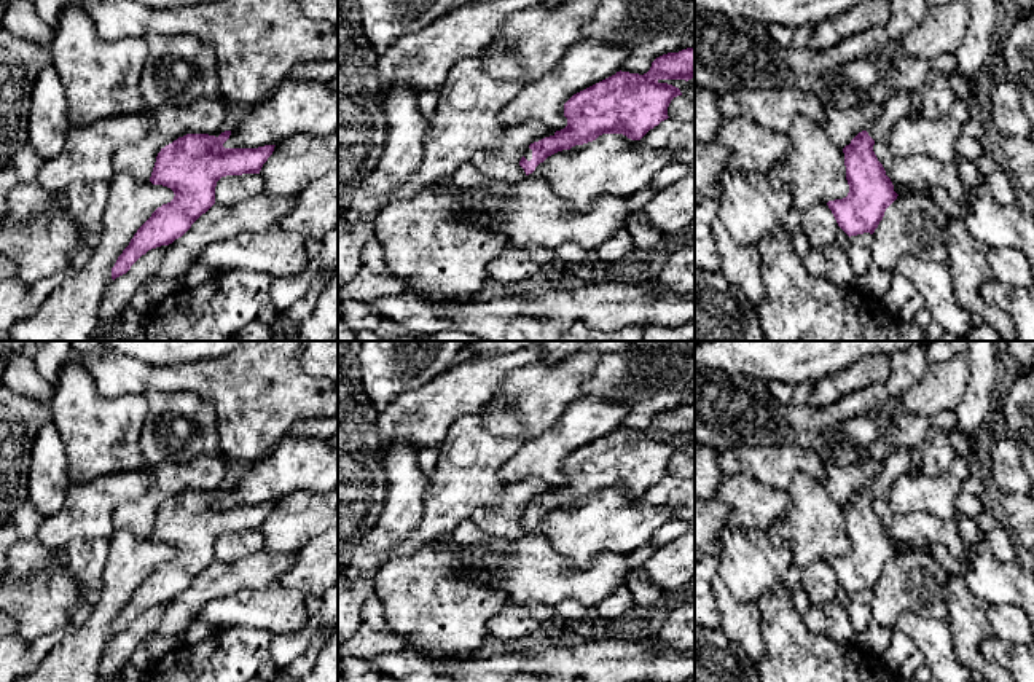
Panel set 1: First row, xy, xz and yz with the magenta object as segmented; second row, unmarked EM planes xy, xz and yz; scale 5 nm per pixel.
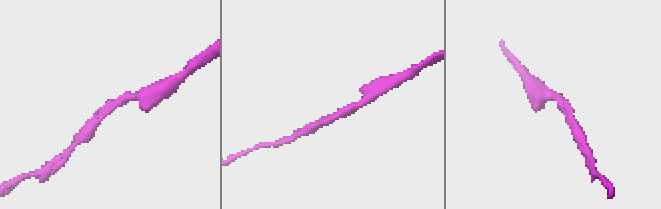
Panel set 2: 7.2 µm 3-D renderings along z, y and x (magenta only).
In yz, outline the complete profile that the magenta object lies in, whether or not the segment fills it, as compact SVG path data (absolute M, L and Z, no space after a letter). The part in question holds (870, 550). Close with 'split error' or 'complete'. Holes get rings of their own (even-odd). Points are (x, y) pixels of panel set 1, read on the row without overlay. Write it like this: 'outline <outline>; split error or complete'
outline M899 449L881 461L881 472L867 488L859 489L843 505L849 550L843 556L828 558L838 583L851 594L873 591L886 566L897 556L894 542L878 518L873 502L887 499L892 483L910 473L915 453Z; split error

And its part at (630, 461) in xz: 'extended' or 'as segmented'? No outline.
extended

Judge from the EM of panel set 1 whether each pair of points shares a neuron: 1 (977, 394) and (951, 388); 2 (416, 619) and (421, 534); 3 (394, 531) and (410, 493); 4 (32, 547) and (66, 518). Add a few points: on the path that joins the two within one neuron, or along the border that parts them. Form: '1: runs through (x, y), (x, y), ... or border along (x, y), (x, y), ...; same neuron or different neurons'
1: border along (966, 357), (967, 383), (959, 402), (951, 410); different neurons
2: border along (430, 544), (405, 555), (389, 556), (384, 561); different neurons
3: runs through (395, 521), (403, 502); same neuron
4: border along (35, 537), (54, 552); different neurons

